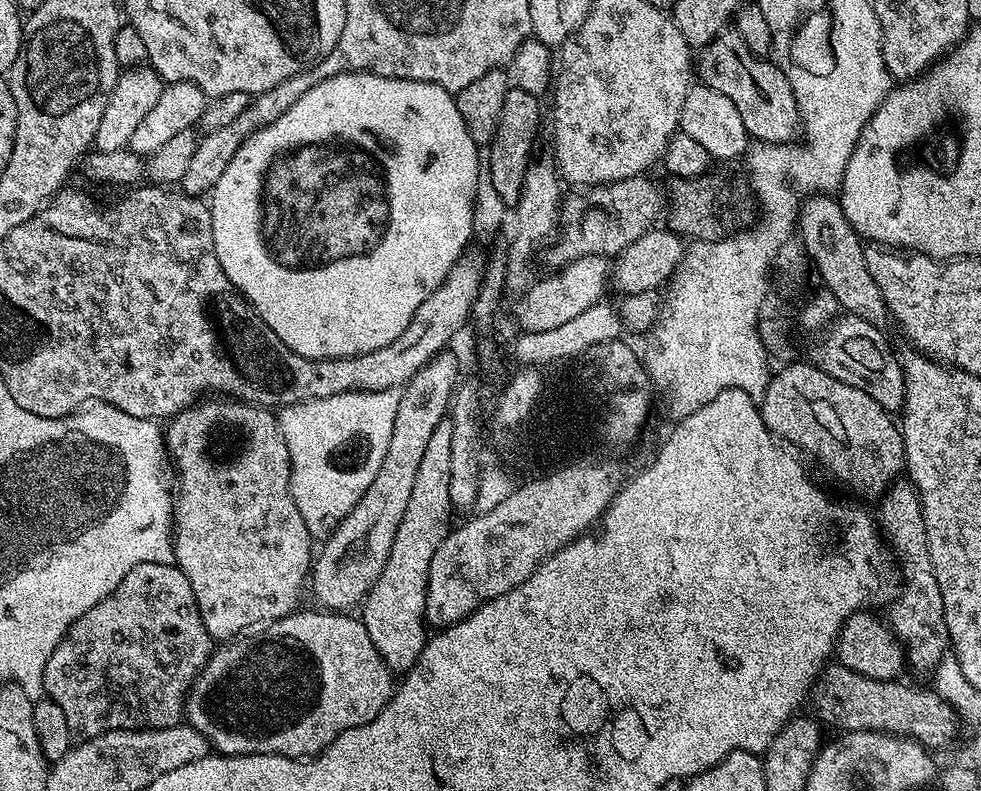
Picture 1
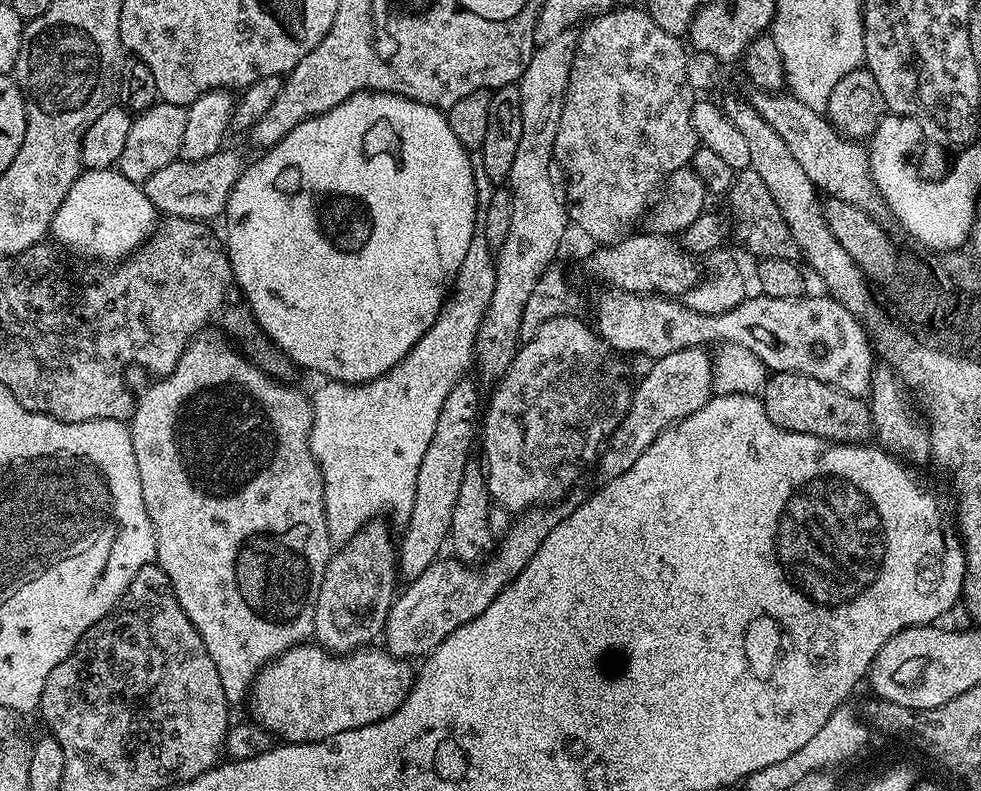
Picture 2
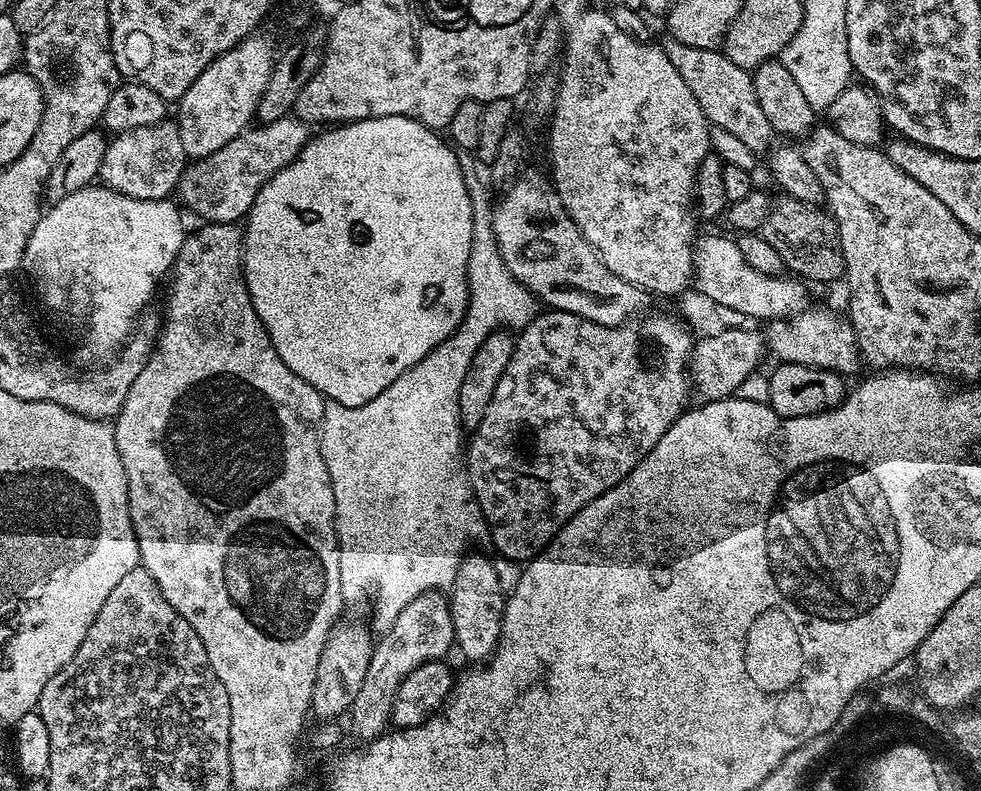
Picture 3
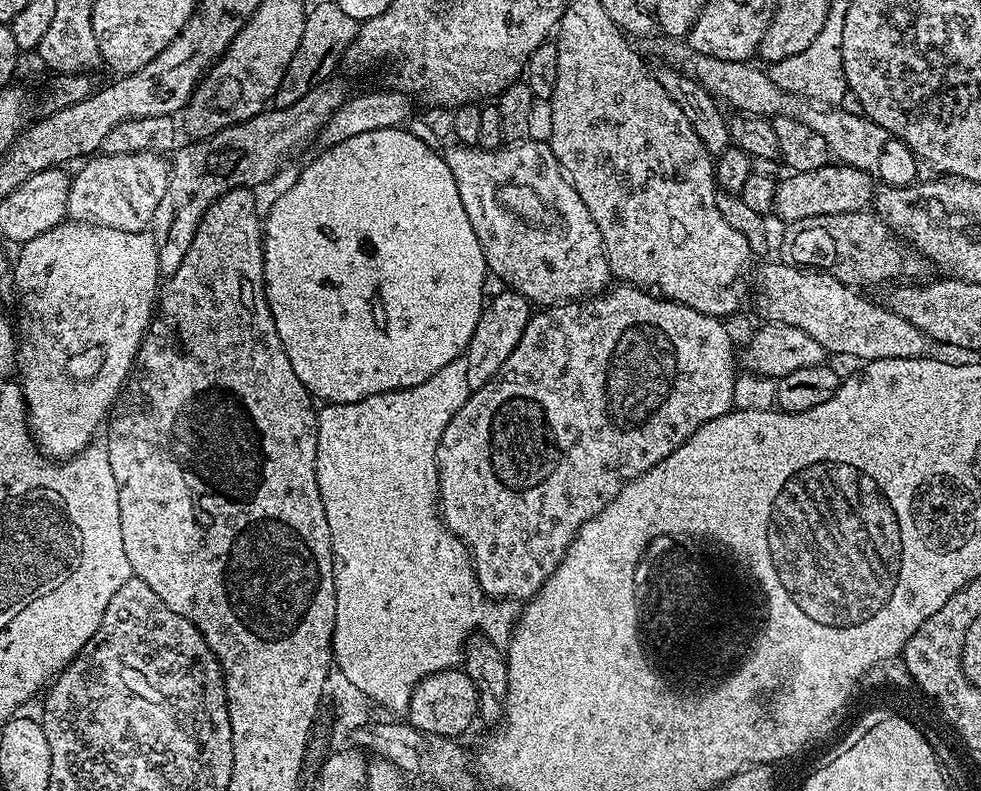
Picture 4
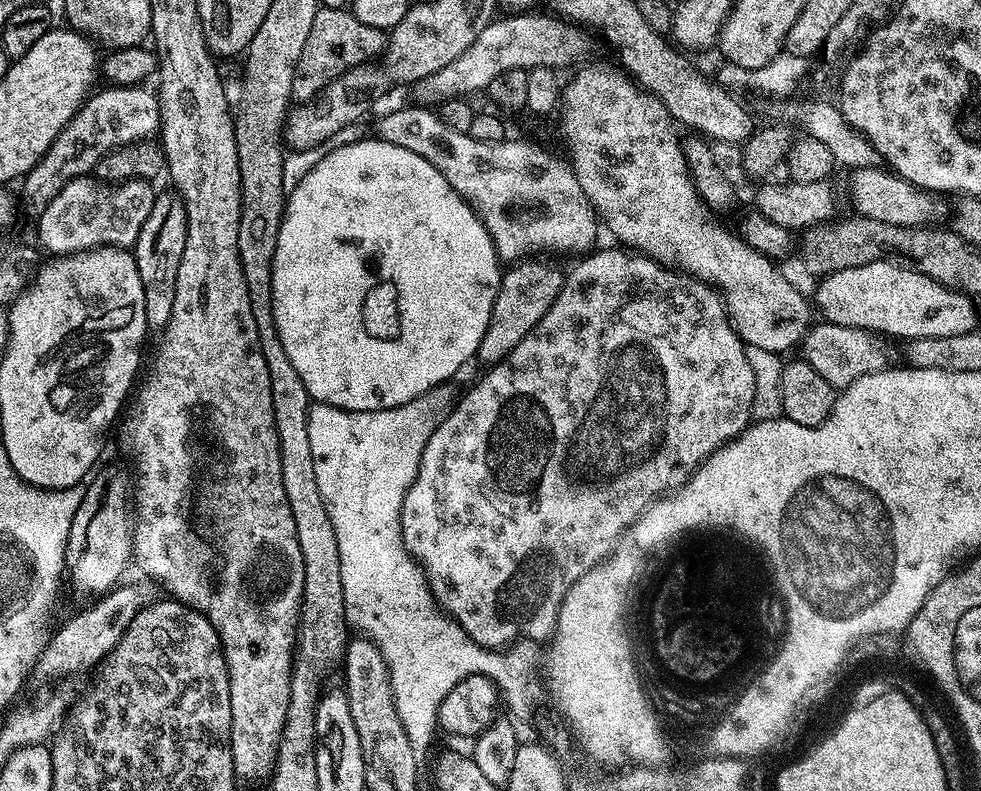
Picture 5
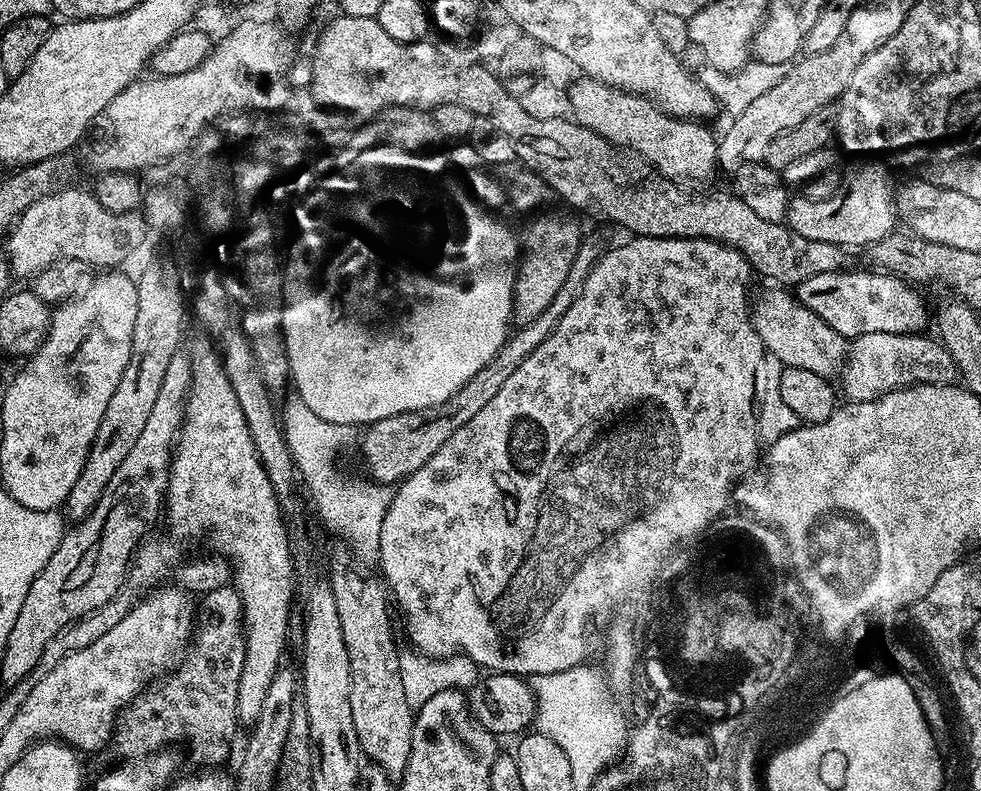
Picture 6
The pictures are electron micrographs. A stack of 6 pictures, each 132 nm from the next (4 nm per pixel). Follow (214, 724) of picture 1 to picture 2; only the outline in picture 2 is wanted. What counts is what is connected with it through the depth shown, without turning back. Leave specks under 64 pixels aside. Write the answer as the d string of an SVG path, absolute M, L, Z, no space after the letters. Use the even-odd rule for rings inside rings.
M315 642L295 644L290 650L269 660L256 676L250 689L251 719L276 738L290 744L313 744L328 740L342 730L354 730L377 724L382 718L394 714L410 694L414 668L407 659L389 656L380 646L365 646L347 654L333 654Z

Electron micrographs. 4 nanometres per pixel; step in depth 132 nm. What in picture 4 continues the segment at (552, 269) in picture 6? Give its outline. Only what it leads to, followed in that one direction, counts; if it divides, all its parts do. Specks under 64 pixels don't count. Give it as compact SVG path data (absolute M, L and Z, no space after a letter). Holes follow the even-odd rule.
M500 291L504 292L485 303L478 318L478 326L474 326L474 334L462 357L466 362L466 382L472 390L486 386L486 382L490 382L490 378L494 378L494 374L502 370L502 362L506 362L506 358L514 354L514 346L518 346L522 334L526 334L526 326L534 315L533 305L520 292Z

